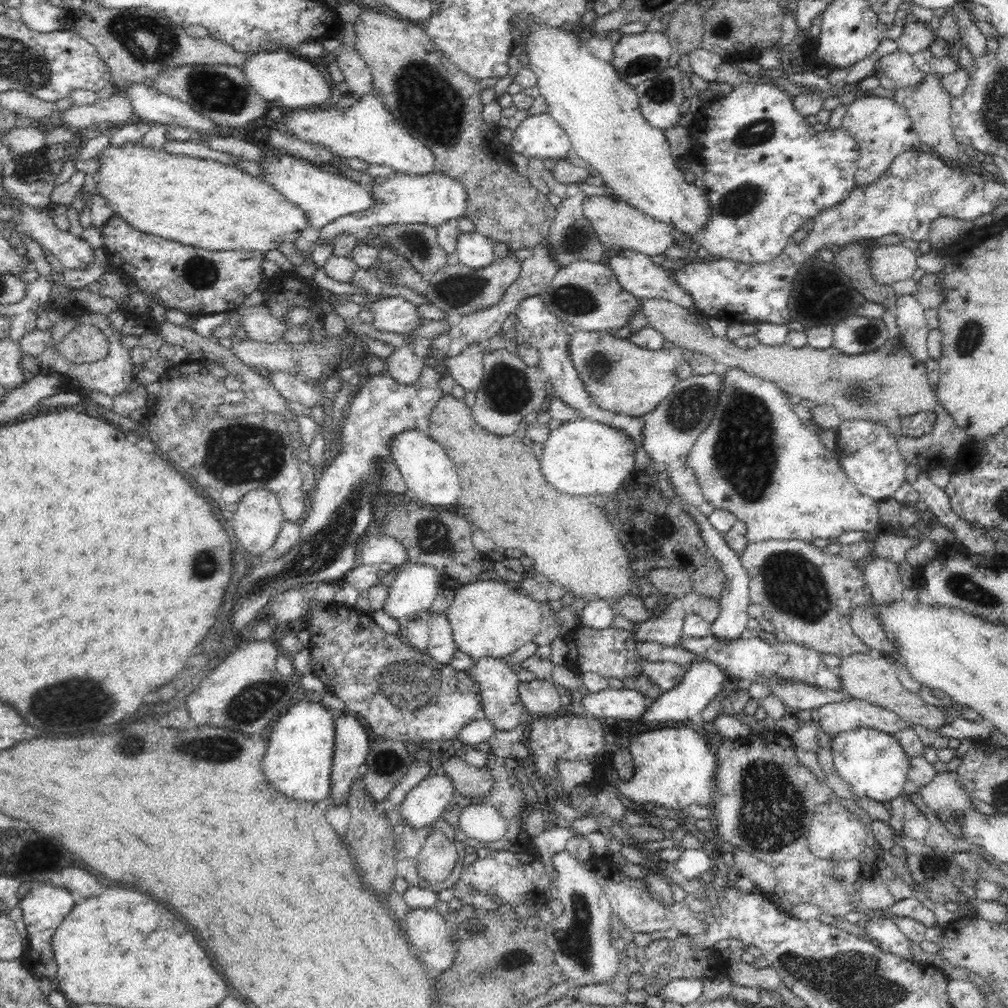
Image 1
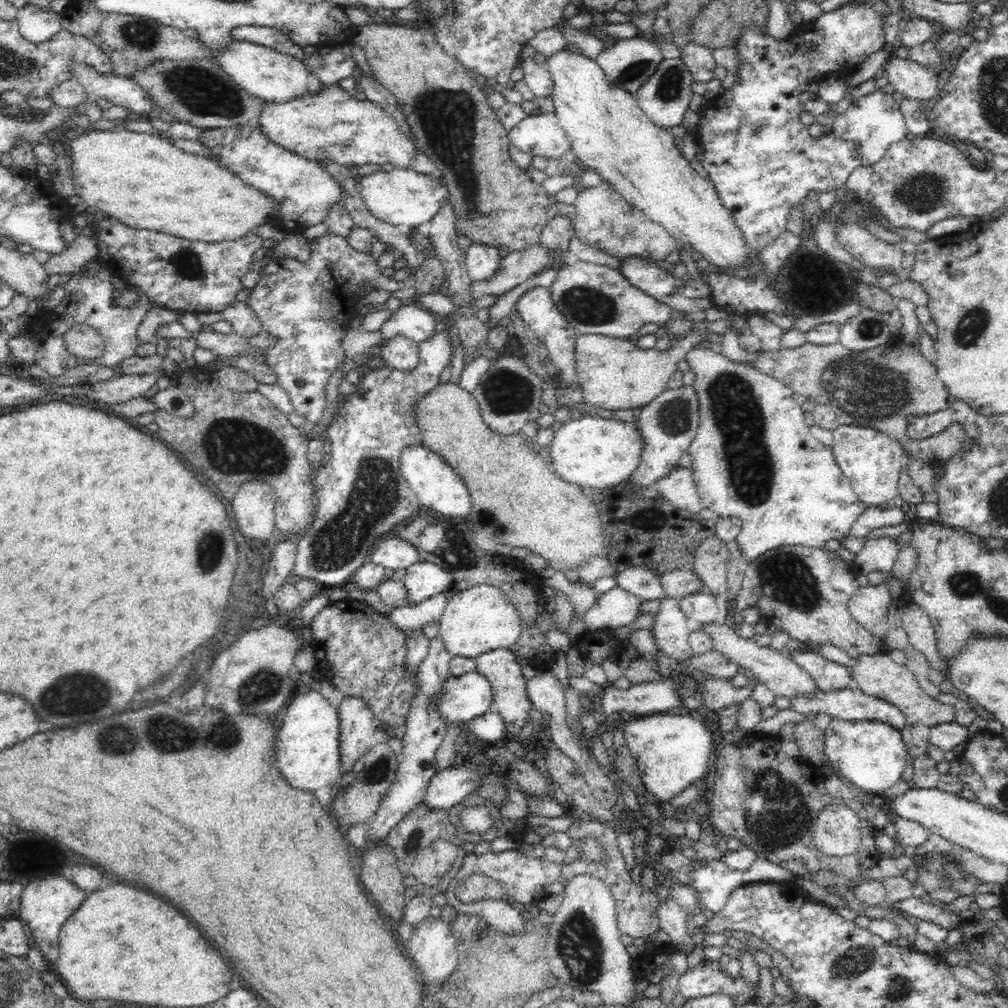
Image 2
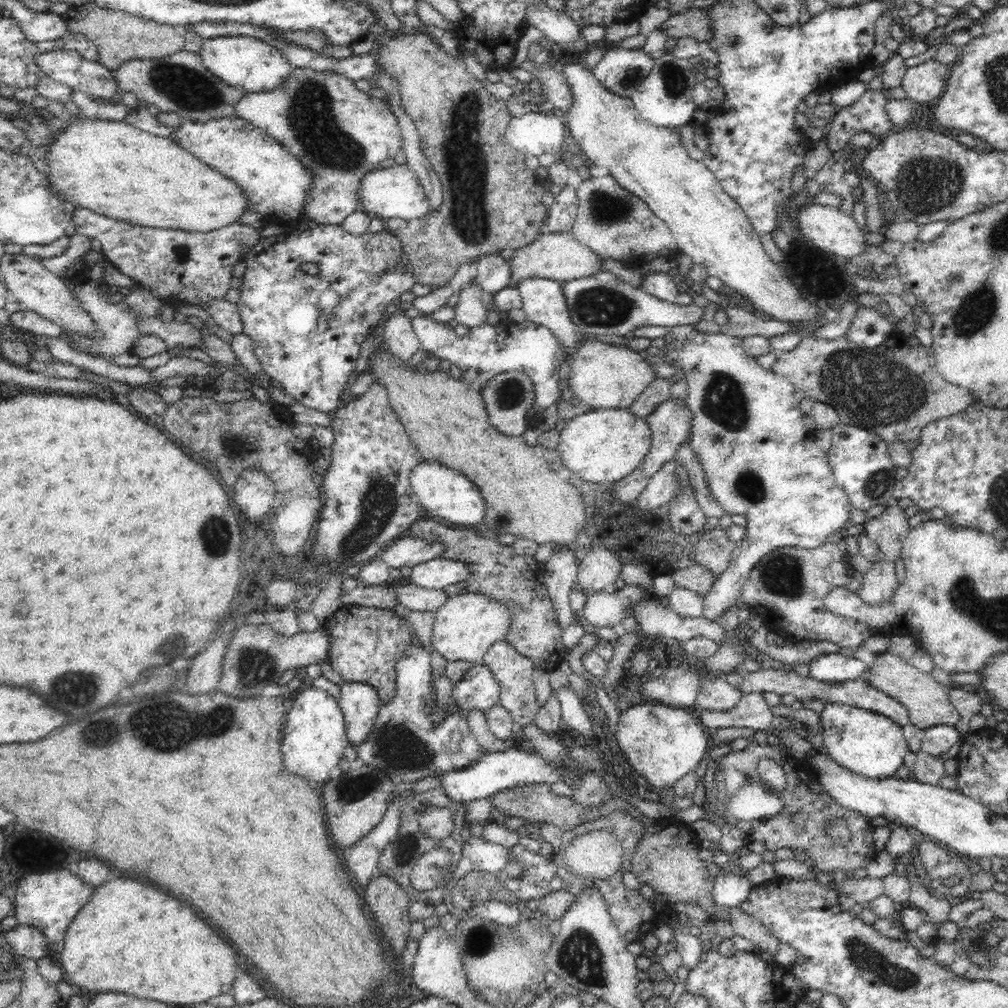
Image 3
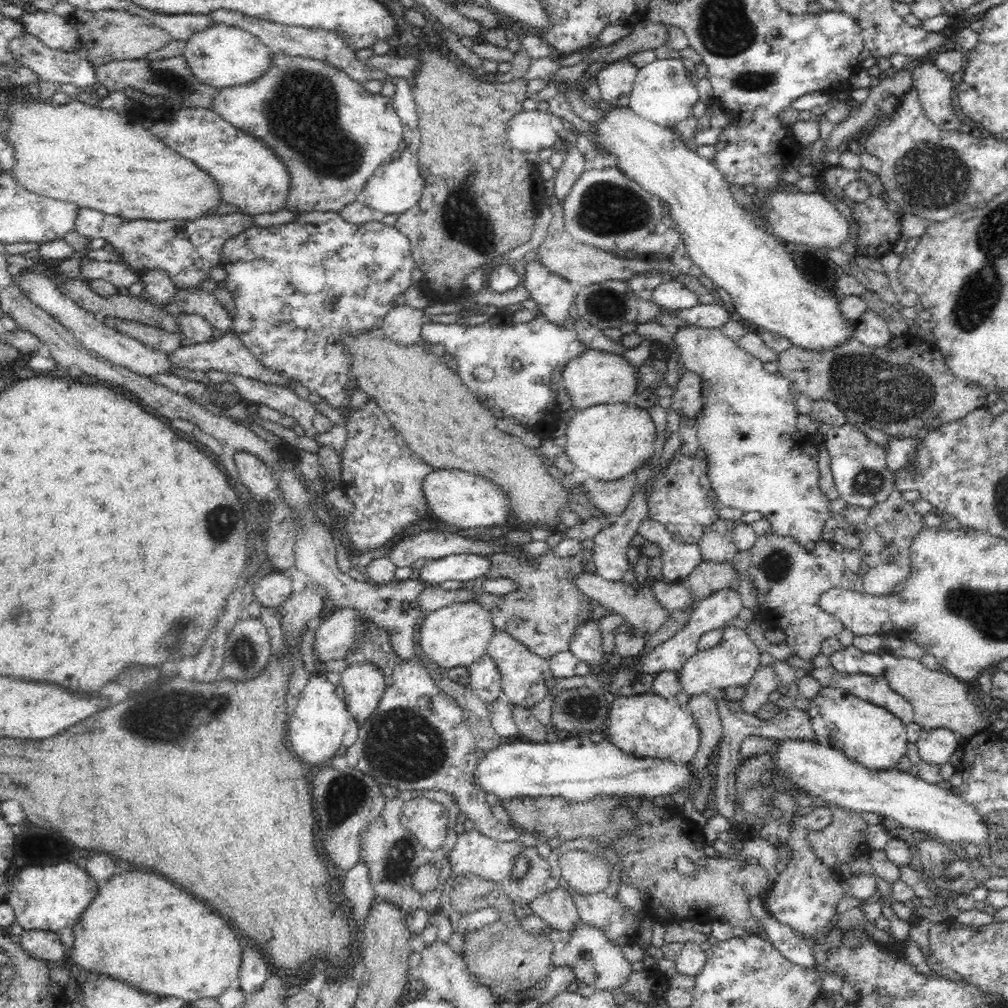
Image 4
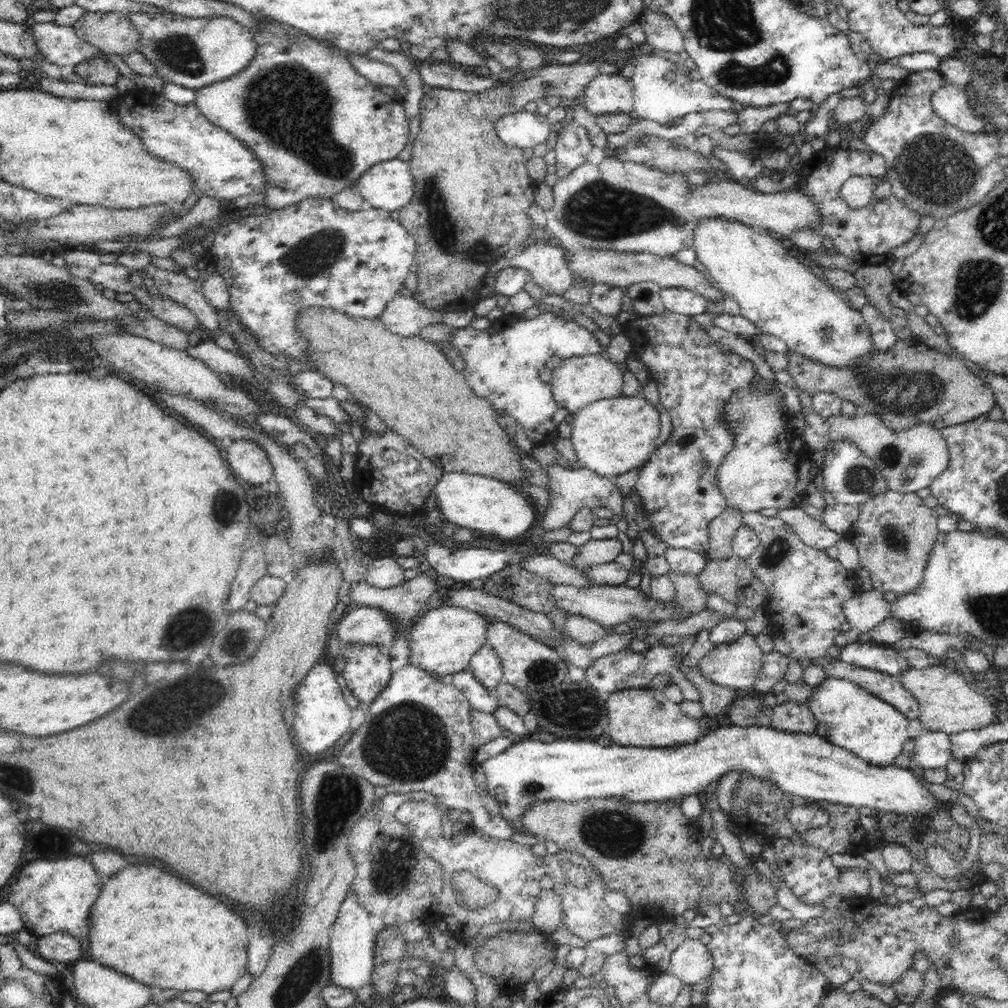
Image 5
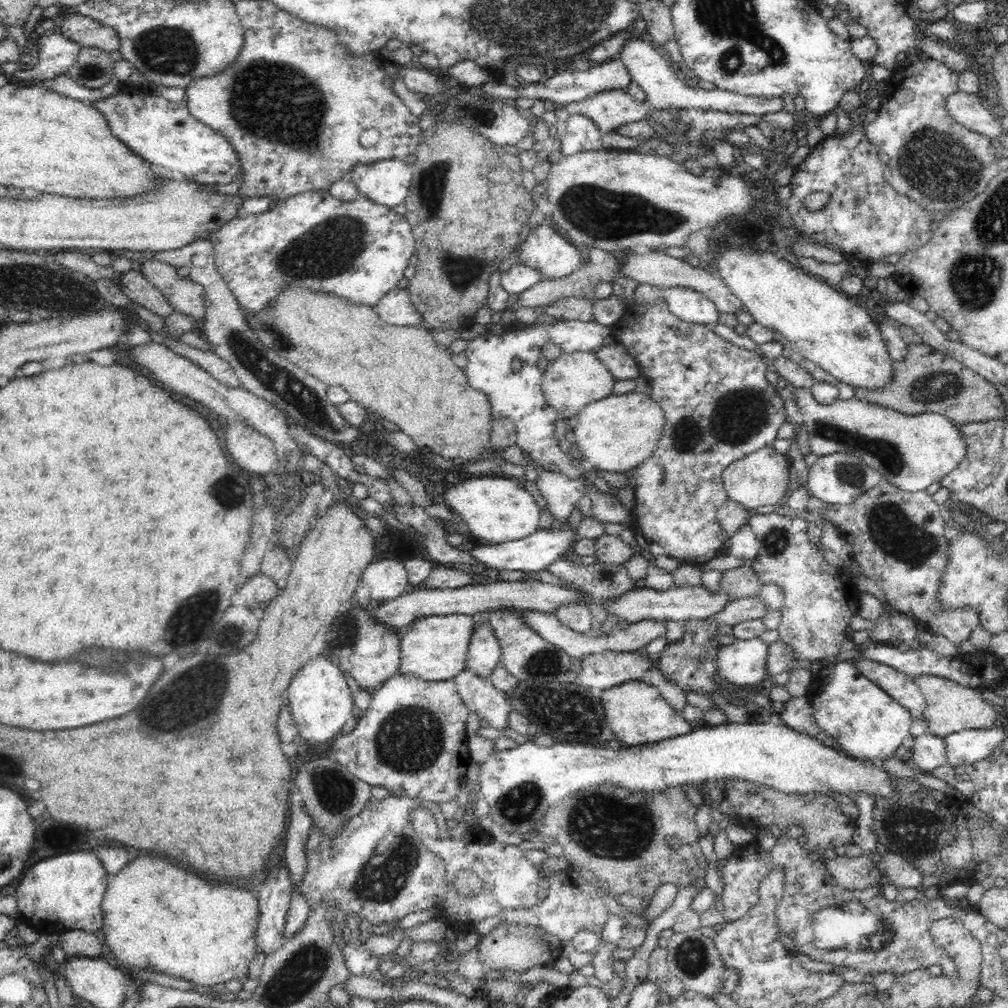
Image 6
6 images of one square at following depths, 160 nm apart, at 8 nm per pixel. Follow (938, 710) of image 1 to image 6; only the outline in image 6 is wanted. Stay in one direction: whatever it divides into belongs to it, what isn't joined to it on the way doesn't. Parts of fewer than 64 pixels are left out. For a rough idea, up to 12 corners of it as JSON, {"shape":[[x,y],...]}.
{"shape":[[915,677],[929,732],[990,728],[999,708],[978,689]]}

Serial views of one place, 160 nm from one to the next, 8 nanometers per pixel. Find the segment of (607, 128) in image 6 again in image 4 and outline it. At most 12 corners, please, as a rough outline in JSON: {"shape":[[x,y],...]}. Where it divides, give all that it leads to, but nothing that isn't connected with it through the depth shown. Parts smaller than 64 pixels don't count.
{"shape":[[628,58],[600,69],[602,103],[628,107],[638,66]]}

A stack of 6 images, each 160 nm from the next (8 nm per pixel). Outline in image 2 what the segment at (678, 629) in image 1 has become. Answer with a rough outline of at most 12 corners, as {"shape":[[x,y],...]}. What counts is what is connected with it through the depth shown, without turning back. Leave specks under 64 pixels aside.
{"shape":[[662,598],[651,633],[682,664],[694,655],[693,624],[674,598]]}

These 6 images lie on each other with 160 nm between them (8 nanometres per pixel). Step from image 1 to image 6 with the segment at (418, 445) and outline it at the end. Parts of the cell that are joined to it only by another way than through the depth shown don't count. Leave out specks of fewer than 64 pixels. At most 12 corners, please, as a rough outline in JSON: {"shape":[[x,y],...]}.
{"shape":[[516,479],[448,482],[443,496],[482,543],[539,529],[540,506]]}

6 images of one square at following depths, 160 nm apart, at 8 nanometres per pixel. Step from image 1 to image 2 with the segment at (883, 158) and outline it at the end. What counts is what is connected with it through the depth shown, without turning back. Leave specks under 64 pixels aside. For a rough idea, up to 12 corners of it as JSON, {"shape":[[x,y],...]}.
{"shape":[[882,88],[835,115],[832,133],[855,142],[862,166],[908,138],[893,94]]}

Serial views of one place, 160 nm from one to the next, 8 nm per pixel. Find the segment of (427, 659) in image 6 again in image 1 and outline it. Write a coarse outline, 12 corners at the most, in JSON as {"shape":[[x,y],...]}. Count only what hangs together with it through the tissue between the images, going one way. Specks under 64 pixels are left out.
{"shape":[[505,582],[455,590],[457,650],[508,658],[540,630],[541,603]]}

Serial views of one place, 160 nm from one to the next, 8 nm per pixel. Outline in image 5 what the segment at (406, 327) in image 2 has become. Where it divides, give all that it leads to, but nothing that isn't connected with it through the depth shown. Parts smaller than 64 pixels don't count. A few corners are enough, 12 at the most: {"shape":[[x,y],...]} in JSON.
{"shape":[[546,312],[455,329],[467,386],[536,445],[560,407],[540,379],[553,356],[603,353]]}

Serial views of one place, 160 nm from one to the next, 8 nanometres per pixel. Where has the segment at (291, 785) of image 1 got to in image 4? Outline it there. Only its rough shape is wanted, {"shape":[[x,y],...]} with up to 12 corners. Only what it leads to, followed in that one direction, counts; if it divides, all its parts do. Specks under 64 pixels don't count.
{"shape":[[313,673],[289,716],[288,745],[331,761],[351,720],[326,675]]}

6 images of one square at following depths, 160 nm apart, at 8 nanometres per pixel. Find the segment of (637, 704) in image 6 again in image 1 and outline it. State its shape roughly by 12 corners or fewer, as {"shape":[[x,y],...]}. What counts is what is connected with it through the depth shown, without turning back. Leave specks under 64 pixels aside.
{"shape":[[701,728],[635,734],[634,774],[612,784],[684,816],[713,800],[717,756]]}

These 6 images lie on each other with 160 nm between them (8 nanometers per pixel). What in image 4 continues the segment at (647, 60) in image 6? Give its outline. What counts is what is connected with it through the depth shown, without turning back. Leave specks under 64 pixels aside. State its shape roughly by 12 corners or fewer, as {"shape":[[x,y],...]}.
{"shape":[[681,58],[639,68],[629,108],[675,129],[698,102]]}

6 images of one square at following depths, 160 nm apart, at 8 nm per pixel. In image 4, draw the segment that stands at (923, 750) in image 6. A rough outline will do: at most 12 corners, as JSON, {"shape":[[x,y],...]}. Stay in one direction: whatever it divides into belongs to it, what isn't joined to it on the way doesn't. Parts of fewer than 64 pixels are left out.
{"shape":[[948,729],[925,730],[916,740],[921,760],[947,762],[960,746]]}

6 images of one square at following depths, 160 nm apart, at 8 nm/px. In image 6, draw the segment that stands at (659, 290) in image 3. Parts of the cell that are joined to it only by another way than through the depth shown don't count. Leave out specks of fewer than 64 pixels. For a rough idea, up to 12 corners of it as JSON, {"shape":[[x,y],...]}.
{"shape":[[684,286],[662,289],[680,321],[709,329],[720,323],[717,306]]}

